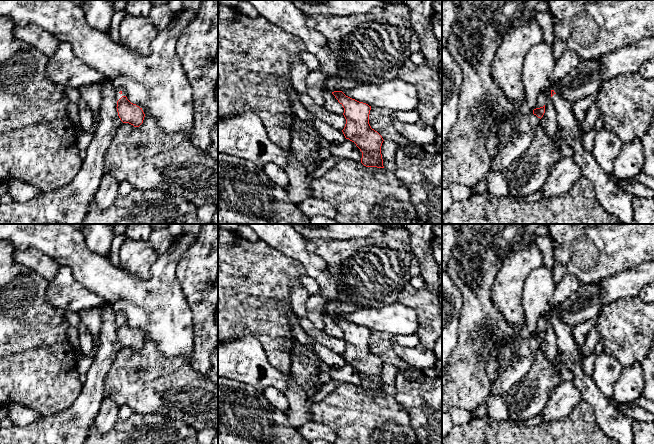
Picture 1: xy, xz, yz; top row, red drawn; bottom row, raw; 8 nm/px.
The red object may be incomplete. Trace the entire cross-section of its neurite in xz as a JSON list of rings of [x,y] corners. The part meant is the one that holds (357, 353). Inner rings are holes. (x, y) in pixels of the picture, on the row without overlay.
[[[403,227],[386,228],[384,231],[372,233],[367,238],[354,238],[349,240],[338,239],[308,239],[306,249],[320,256],[328,265],[328,269],[336,283],[338,297],[327,305],[326,313],[330,315],[344,332],[346,348],[342,354],[346,363],[354,366],[362,376],[361,387],[366,391],[384,392],[381,378],[382,360],[371,352],[369,338],[371,330],[359,326],[344,318],[345,315],[363,308],[379,308],[398,301],[398,295],[410,283],[409,268],[416,258],[410,243],[410,233]]]

